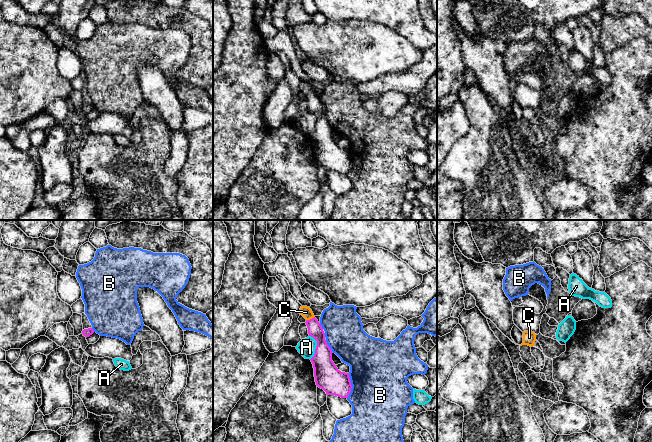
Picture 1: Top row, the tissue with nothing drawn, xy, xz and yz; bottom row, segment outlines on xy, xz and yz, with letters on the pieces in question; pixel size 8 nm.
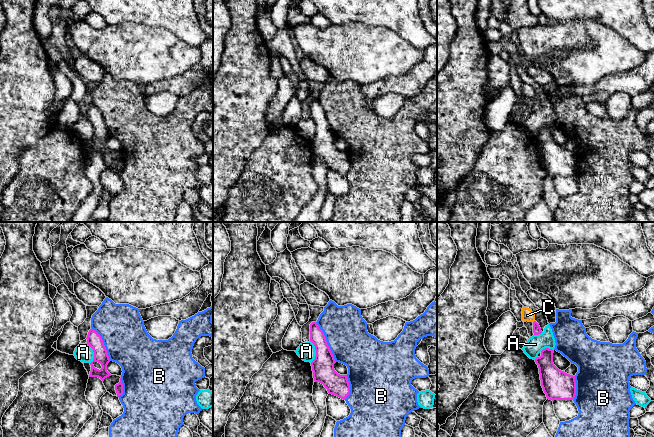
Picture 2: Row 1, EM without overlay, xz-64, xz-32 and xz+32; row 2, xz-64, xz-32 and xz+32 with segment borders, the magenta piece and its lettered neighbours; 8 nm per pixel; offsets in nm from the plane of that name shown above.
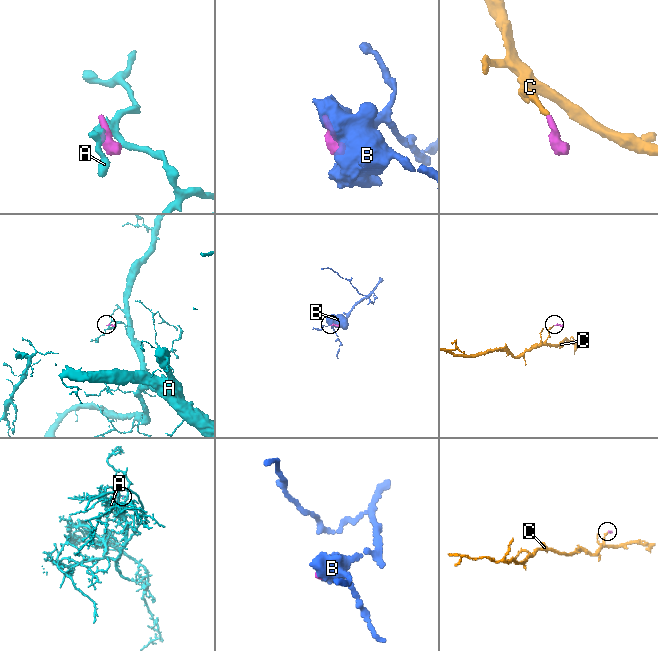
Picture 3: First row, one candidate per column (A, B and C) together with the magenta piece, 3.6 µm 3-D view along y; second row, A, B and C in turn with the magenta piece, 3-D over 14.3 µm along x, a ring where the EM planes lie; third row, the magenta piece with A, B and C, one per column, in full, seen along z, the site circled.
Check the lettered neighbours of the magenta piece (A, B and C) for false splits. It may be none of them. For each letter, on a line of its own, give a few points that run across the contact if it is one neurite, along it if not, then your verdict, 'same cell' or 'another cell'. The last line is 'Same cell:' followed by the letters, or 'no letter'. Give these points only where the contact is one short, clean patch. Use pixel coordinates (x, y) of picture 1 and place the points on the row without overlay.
A: xz (309, 111), (316, 117), (315, 129), (310, 135) | another cell
B: another cell
C: xz (315, 106), (310, 95), (306, 88) | same cell
Same cell: C

